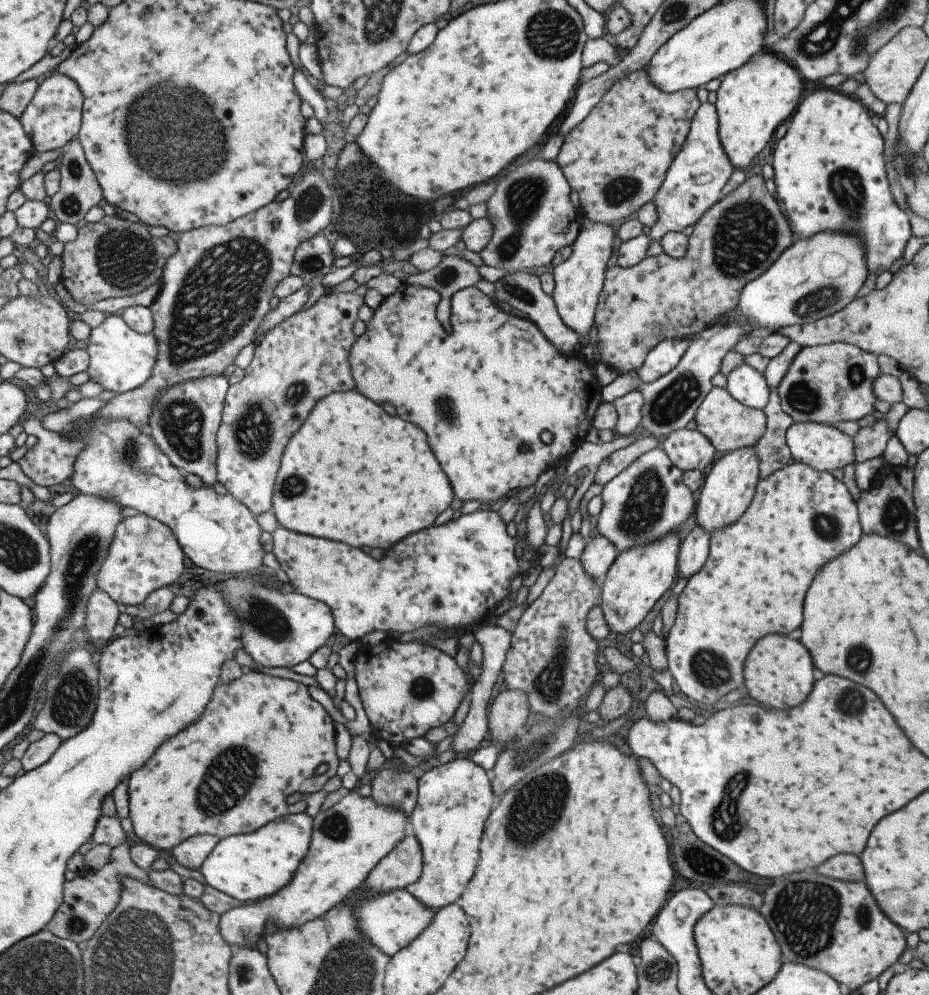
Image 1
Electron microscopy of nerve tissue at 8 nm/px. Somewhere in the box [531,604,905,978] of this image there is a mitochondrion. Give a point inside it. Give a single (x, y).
(809, 930)

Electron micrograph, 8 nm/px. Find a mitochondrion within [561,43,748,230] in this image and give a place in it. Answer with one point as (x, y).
(621, 189)

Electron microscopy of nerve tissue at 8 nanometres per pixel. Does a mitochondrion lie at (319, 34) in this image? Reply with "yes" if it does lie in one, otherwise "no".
no

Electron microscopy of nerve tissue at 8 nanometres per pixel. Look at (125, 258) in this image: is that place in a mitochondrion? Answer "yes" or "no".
yes

